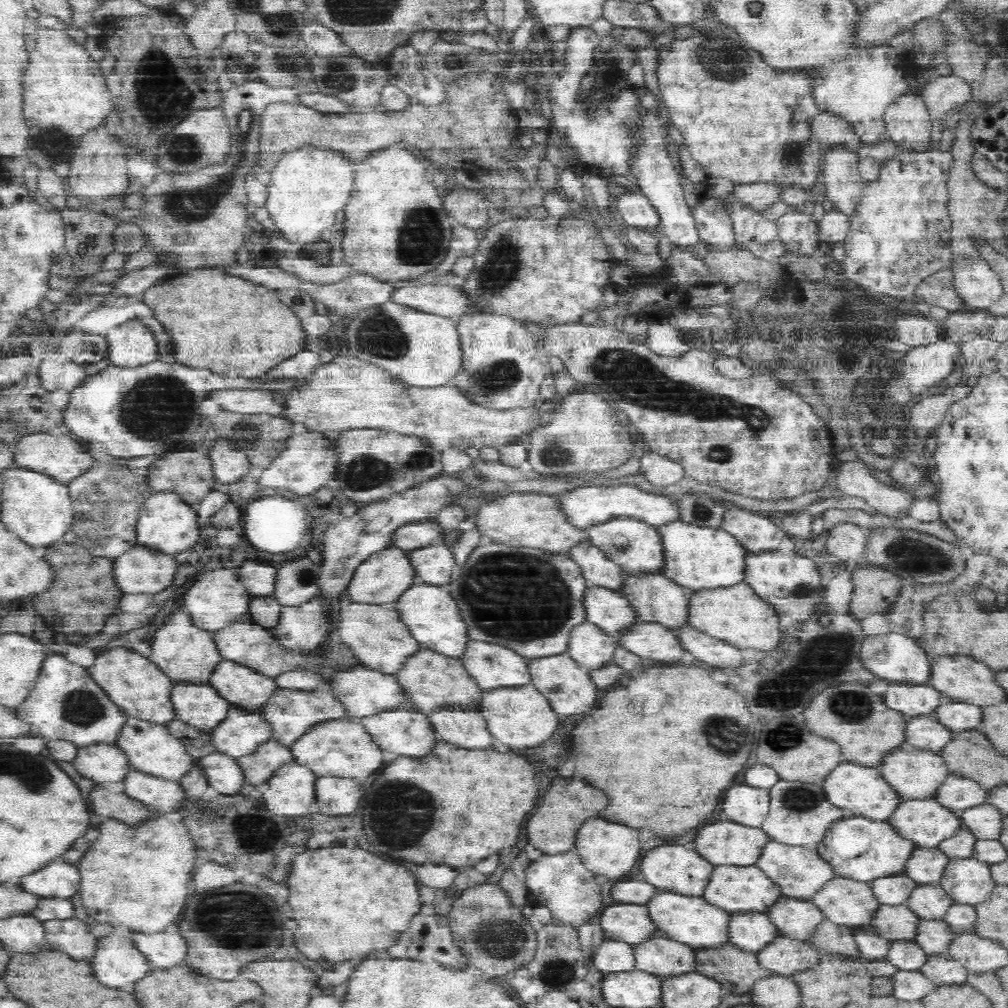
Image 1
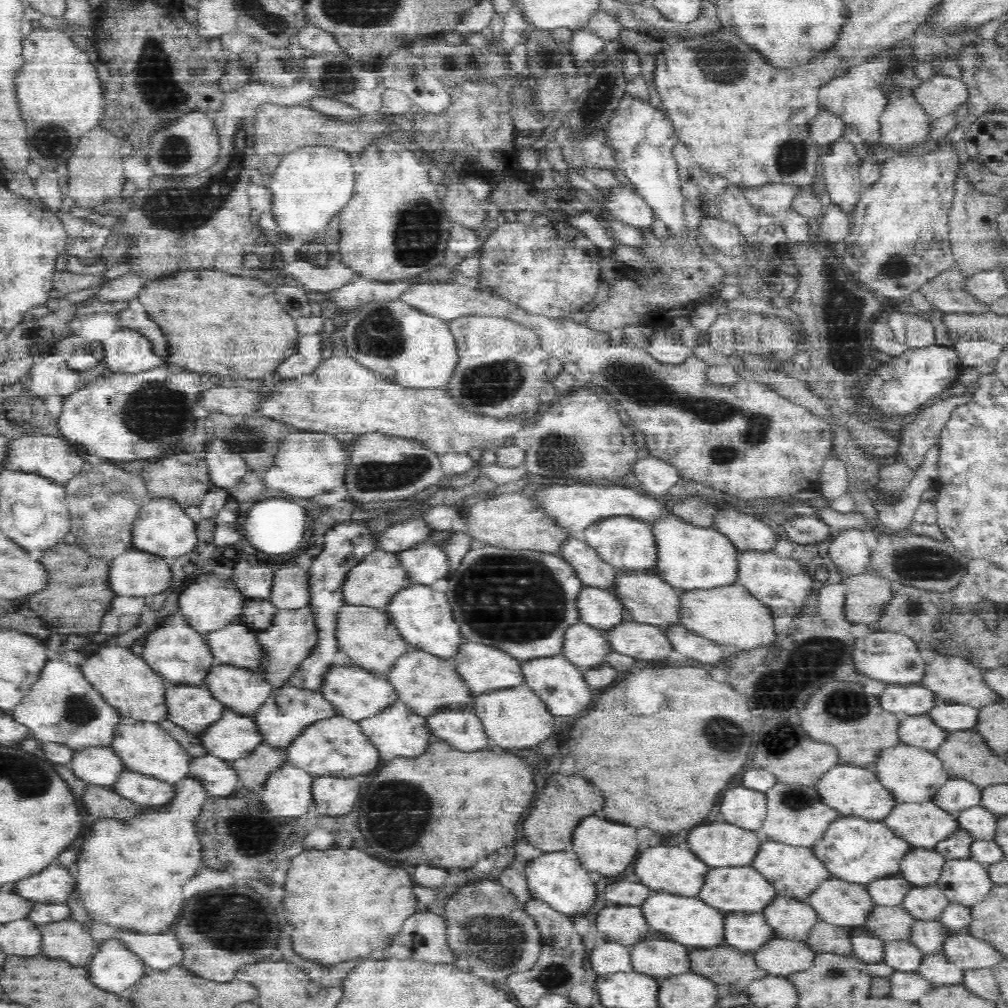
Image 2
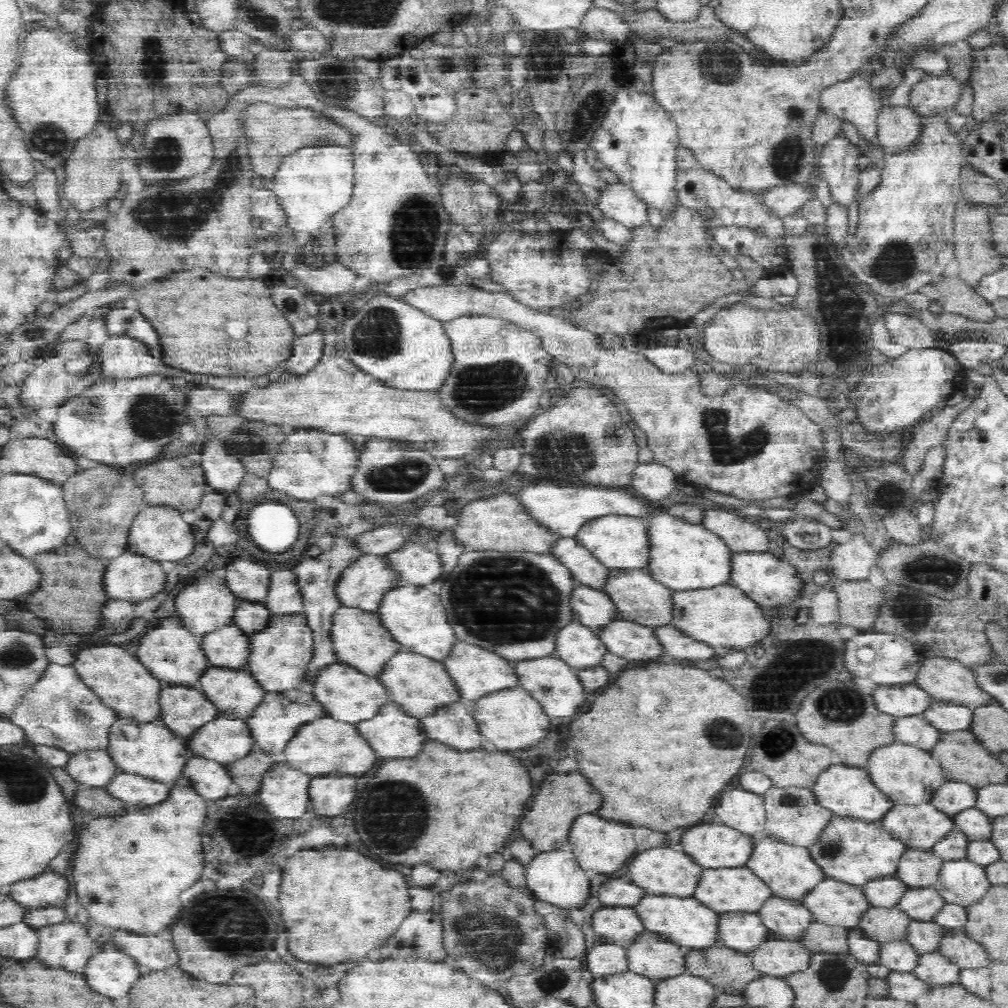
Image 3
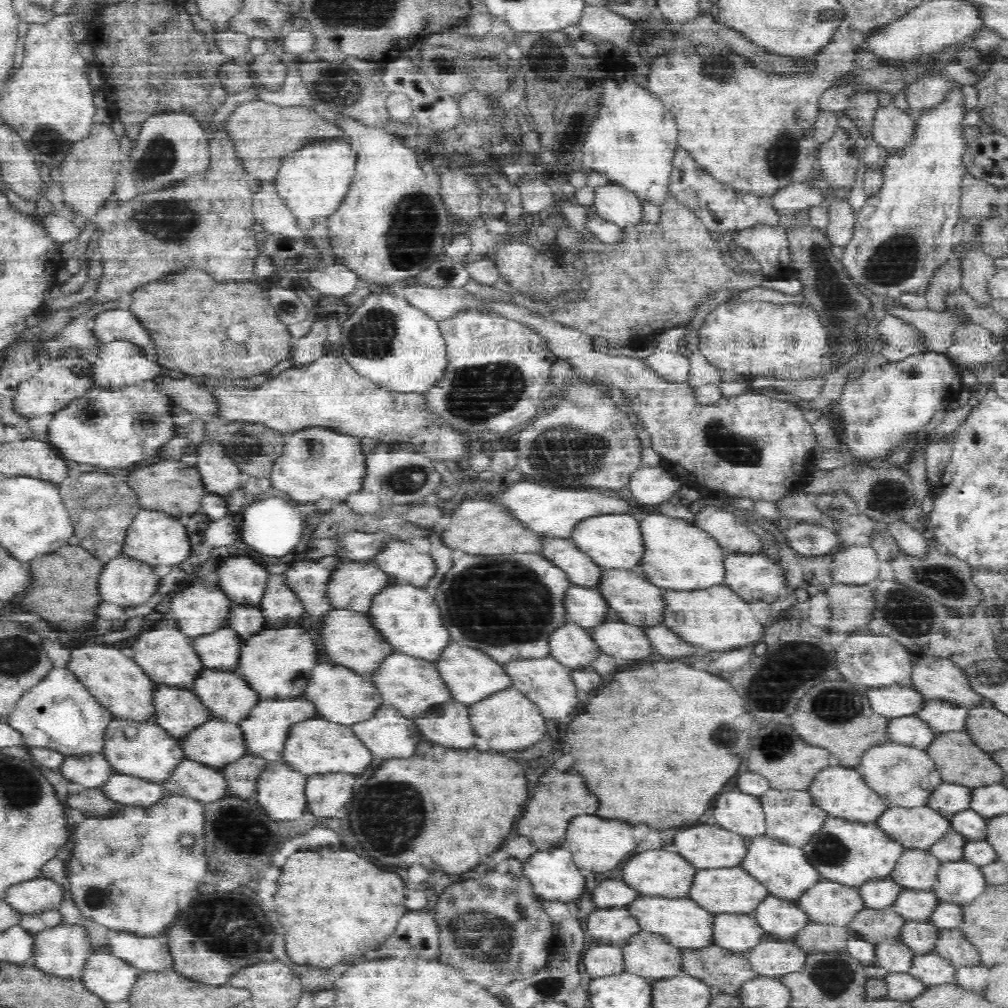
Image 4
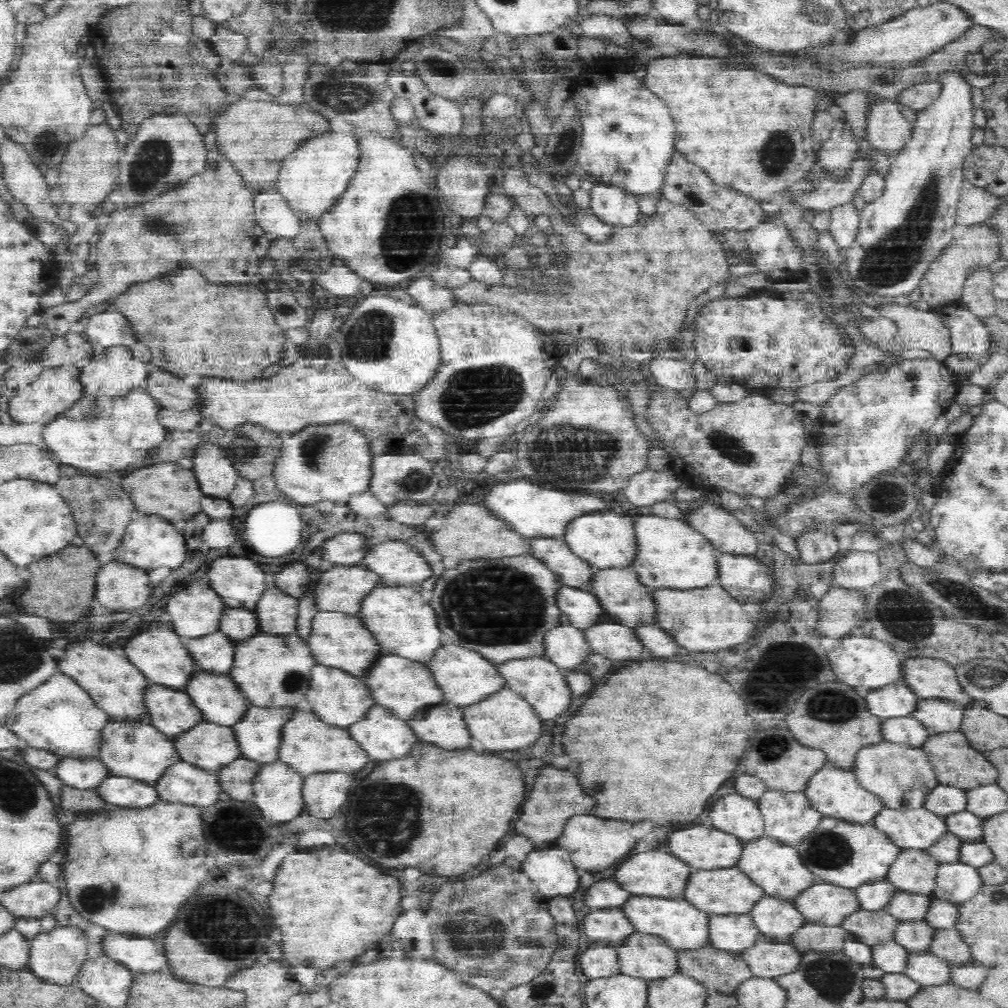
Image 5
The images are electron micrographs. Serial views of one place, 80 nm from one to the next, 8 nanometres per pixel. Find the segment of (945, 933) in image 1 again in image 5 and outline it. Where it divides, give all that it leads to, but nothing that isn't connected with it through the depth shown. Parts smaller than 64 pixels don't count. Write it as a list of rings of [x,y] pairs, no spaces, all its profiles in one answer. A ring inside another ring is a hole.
[[[902,921],[895,932],[894,940],[905,946],[910,953],[930,952],[936,928],[924,921]]]

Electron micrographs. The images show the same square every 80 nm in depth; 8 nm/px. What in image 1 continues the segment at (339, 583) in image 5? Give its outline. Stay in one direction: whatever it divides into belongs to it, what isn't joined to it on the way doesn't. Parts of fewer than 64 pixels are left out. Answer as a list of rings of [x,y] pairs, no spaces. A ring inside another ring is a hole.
[[[392,546],[374,552],[354,573],[347,593],[354,603],[384,604],[396,603],[412,585],[416,584],[417,570],[411,561],[411,551]]]

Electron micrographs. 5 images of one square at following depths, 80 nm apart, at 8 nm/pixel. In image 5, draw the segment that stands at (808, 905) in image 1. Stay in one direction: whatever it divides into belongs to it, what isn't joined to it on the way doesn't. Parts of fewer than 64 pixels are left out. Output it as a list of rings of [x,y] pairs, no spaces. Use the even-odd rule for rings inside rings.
[[[764,895],[749,912],[760,929],[762,936],[772,936],[776,940],[788,940],[804,923],[805,916],[790,900]]]

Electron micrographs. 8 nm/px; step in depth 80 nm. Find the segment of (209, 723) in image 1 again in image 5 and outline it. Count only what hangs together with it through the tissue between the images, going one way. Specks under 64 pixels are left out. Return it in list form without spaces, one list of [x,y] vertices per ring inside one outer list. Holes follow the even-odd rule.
[[[153,684],[146,689],[145,700],[151,723],[171,738],[205,722],[202,709],[184,690]]]

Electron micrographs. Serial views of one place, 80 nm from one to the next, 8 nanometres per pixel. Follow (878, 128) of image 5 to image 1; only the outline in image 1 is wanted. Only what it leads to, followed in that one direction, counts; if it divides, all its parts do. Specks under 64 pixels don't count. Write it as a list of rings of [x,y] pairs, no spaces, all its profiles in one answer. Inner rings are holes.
[[[920,94],[904,95],[885,110],[885,123],[890,141],[897,142],[900,149],[925,152],[932,148],[932,121],[925,100]]]

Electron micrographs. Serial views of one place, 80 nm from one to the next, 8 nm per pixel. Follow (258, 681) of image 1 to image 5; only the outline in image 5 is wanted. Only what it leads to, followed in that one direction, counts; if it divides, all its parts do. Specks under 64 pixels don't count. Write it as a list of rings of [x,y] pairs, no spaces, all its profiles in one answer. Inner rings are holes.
[[[198,671],[184,691],[202,709],[204,721],[234,726],[252,706],[250,697],[229,673]]]

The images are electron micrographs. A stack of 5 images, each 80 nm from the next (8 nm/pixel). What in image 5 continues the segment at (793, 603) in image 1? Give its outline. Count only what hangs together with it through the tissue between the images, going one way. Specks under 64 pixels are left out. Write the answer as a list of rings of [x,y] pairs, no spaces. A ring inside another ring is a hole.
[[[723,553],[719,556],[719,569],[717,584],[744,604],[765,602],[778,592],[775,570],[767,560],[754,555]]]

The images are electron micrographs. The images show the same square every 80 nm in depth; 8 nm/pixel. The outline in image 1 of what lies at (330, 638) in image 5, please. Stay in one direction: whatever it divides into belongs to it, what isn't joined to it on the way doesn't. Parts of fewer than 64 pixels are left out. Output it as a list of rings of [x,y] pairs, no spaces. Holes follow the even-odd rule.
[[[350,603],[341,608],[339,612],[339,624],[336,635],[347,642],[357,654],[357,657],[366,667],[376,668],[386,674],[400,672],[411,656],[420,652],[424,646],[408,625],[401,619],[401,612],[397,609],[397,603],[366,604]]]

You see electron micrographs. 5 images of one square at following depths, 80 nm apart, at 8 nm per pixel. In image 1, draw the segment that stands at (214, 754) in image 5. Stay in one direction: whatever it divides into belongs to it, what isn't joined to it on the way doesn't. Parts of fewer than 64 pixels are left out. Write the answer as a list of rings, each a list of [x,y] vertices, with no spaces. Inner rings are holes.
[[[233,706],[226,720],[211,732],[213,744],[220,752],[234,758],[257,750],[271,740],[273,726],[266,720],[265,708],[242,709]]]

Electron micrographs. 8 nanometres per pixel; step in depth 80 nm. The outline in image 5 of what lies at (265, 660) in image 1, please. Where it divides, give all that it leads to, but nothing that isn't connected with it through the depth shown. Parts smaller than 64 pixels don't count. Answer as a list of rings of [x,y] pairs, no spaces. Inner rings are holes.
[[[218,630],[210,634],[186,640],[189,651],[202,671],[229,673],[232,670],[238,642]]]

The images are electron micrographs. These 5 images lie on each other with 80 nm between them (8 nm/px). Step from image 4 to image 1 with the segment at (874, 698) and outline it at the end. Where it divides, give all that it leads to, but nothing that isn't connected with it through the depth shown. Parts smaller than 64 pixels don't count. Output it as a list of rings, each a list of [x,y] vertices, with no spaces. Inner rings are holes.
[[[891,683],[885,702],[888,708],[899,711],[908,718],[935,714],[943,693],[928,683]]]

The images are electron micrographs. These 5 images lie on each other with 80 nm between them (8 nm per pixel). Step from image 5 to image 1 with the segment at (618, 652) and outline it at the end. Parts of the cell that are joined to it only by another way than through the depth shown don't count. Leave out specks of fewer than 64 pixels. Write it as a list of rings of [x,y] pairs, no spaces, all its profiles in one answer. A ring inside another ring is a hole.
[[[642,621],[626,631],[619,644],[640,657],[651,658],[658,662],[676,662],[689,650],[674,628],[658,622]]]

